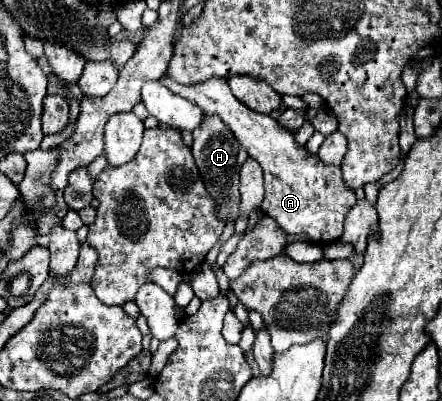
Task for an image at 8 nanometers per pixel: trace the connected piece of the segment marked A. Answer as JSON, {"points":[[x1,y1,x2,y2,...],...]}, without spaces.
{"points":[[166,73,160,83,172,93,196,103,206,117,218,115,234,133,236,141,248,151,248,157,260,163,265,189,262,211,272,217,280,229,288,235,308,235,314,243,332,243,340,239,344,231,344,217,348,209,356,205,356,195,344,187,342,171,338,167,320,163,318,155,310,155,302,145,298,145,294,141,294,133,284,131,276,119,240,103,222,77,210,77,196,85,180,85]]}

